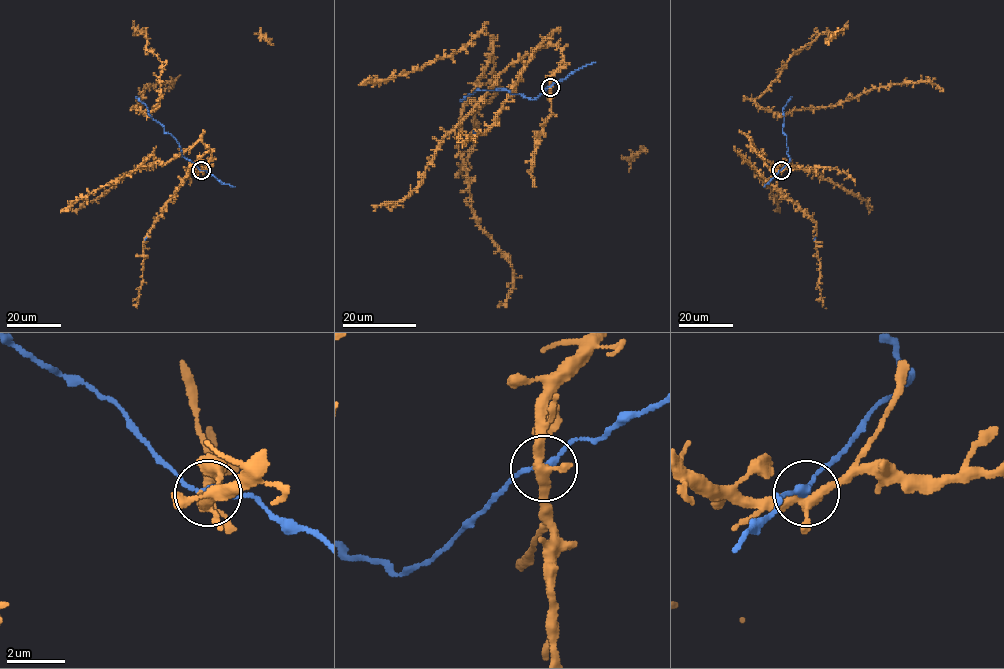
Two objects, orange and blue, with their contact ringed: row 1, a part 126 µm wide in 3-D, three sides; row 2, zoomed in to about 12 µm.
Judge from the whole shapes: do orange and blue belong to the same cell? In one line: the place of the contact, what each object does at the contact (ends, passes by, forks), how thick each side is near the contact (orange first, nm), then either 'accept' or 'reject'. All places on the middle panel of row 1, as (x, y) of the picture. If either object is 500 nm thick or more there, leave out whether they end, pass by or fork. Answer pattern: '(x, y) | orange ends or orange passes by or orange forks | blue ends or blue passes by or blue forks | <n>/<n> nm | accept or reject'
(550, 87) | orange forks | blue passes by | 320/220 nm | accept

